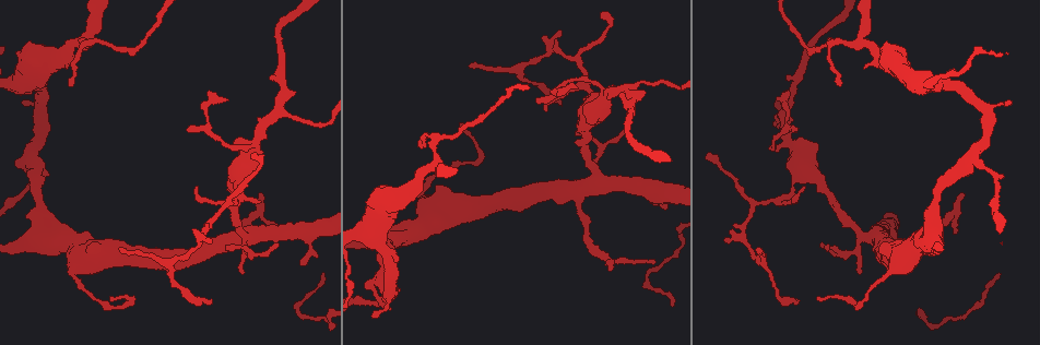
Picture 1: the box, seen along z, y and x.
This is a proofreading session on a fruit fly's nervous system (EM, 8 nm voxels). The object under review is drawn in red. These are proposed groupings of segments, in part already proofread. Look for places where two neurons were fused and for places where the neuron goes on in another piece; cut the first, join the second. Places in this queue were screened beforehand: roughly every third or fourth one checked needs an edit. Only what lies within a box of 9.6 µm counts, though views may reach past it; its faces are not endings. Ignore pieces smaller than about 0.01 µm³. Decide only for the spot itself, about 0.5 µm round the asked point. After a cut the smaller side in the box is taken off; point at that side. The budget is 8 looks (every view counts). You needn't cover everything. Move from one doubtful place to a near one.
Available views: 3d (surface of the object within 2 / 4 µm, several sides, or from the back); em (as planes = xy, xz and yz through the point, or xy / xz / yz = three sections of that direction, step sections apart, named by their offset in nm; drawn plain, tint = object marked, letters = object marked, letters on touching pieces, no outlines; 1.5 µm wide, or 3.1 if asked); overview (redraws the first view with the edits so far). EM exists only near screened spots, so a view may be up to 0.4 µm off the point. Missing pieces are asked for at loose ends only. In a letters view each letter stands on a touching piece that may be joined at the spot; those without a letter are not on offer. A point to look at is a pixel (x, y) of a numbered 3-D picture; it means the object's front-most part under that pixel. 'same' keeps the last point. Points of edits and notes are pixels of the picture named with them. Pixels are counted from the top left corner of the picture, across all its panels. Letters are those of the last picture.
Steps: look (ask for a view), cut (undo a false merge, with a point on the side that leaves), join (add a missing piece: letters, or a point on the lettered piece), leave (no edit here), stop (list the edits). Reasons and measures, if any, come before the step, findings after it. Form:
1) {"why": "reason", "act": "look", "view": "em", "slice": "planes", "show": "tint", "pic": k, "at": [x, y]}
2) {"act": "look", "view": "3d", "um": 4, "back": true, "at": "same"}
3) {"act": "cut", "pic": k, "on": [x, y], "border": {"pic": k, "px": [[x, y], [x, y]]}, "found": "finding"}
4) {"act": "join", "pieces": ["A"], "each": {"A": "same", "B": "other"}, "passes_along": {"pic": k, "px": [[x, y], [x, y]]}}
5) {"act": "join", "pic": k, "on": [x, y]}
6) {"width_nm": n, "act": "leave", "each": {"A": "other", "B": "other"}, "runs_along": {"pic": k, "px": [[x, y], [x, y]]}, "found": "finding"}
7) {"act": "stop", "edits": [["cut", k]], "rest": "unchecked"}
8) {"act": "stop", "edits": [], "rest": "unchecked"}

{"why": "abrupt turn", "act": "look", "view": "3d", "um": 2, "pic": 1, "at": [600, 151]}

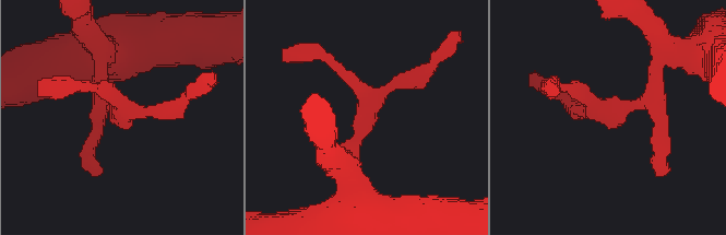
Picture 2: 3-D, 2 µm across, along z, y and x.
{"why": "need the tissue", "act": "look", "view": "em", "slice": "xy", "step": 8, "show": "letters", "pic": 2, "at": [611, 114]}

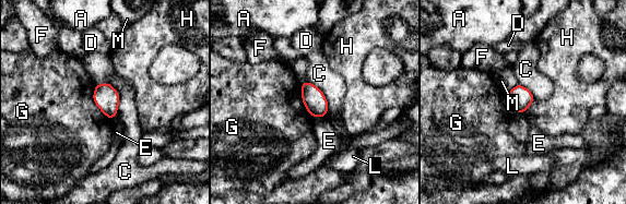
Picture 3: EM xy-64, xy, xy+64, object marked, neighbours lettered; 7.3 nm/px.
{"act": "look", "view": "em", "slice": "xz", "step": 4, "show": "letters", "at": "same"}

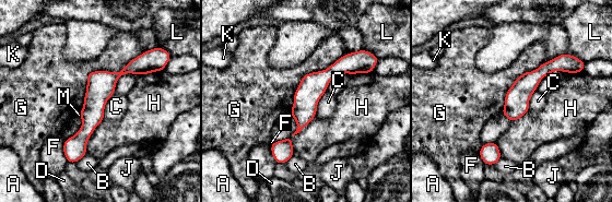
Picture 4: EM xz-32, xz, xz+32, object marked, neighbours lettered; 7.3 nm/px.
{"width_nm": 180, "act": "leave", "each": {"A": "other", "B": "other", "C": "other", "D": "other", "F": "other", "G": "other", "H": "other", "J": "other", "K": "other", "L": "other", "M": "other"}, "found": "continuous, no second neuron"}

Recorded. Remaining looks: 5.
{"why": "tapers out", "act": "look", "view": "em", "slice": "planes", "show": "plain", "pic": 1, "at": [300, 265]}

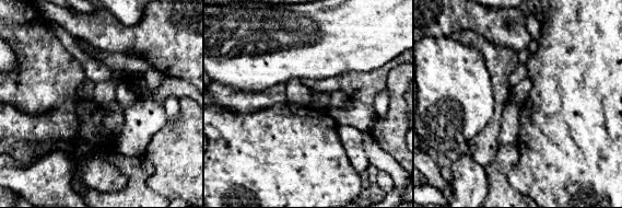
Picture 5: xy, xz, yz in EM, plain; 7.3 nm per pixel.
{"act": "look", "view": "em", "slice": "planes", "show": "letters", "at": "same"}

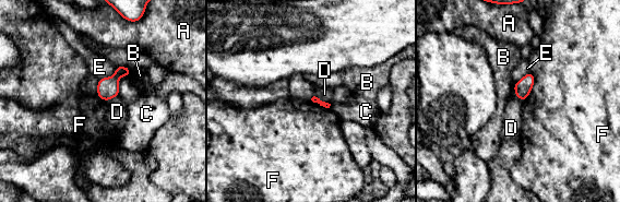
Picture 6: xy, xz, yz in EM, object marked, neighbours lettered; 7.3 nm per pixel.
{"longest_contact_nm": ["F", 240], "act": "leave", "each": {"A": "other", "B": "other", "C": "other", "D": "other", "E": "other", "F": "other"}, "border": {"pic": 6, "px": [[531, 71], [534, 85], [523, 102]]}, "found": "no lettered piece goes on from it"}

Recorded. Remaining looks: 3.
{"act": "look", "view": "3d", "um": 2, "pic": 1, "at": [602, 13]}

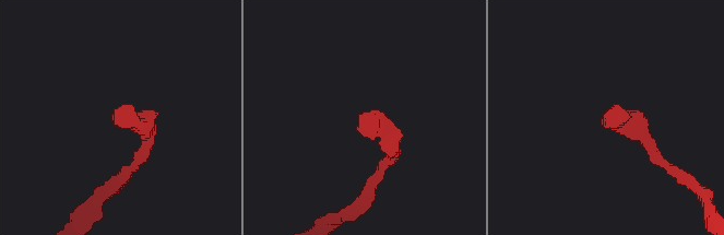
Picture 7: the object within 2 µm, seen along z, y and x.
{"why": "need the tissue", "act": "look", "view": "em", "slice": "xy", "step": 8, "show": "tint", "pic": 7, "at": [359, 122]}

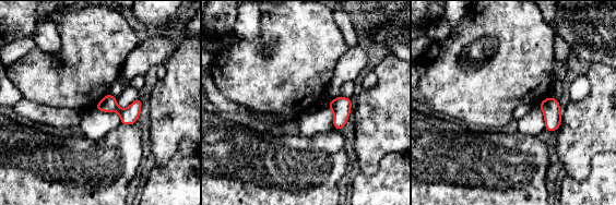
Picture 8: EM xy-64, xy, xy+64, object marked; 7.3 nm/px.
{"why": "cut it another way", "act": "look", "view": "em", "slice": "planes", "show": "letters", "at": "same"}

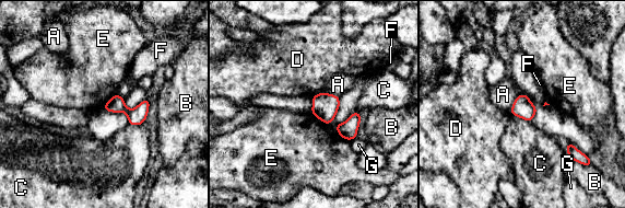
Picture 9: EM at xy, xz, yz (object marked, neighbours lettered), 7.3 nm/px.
{"act": "leave", "each": {"A": "other", "B": "other", "C": "other", "D": "other", "E": "other", "F": "other", "G": "other"}, "border": {"pic": 9, "px": [[309, 112], [329, 125]]}, "found": "none of them fits"}

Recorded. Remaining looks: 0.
{"act": "stop", "edits": [], "rest": "unchecked"}

